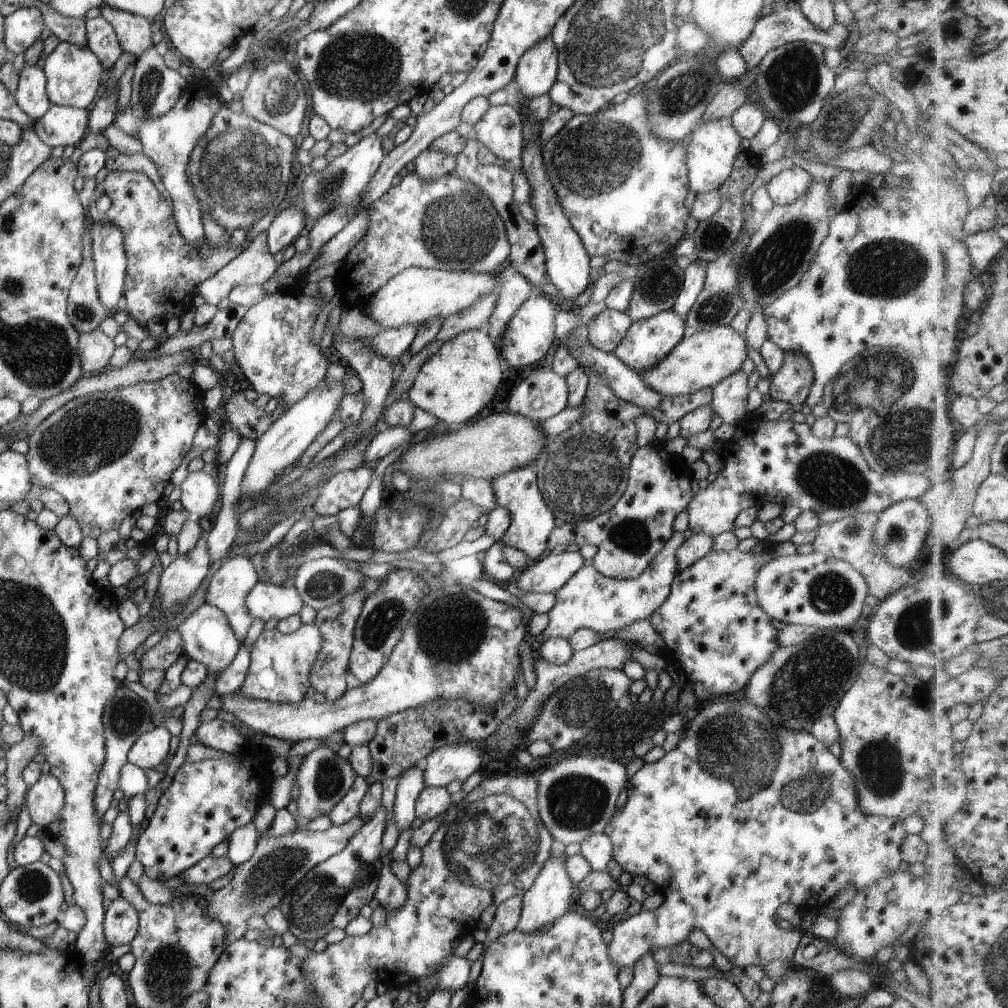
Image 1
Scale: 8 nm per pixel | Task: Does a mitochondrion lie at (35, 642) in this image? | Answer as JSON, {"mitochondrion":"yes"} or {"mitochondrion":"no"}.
{"mitochondrion":"yes"}

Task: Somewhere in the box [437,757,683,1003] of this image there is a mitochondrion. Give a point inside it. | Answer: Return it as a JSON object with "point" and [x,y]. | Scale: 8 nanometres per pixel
{"point":[574,803]}

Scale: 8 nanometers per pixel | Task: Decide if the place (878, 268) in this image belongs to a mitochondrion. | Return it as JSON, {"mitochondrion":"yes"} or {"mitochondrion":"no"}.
{"mitochondrion":"yes"}

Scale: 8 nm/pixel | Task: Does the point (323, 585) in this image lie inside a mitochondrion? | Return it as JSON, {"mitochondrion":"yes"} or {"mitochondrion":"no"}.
{"mitochondrion":"yes"}

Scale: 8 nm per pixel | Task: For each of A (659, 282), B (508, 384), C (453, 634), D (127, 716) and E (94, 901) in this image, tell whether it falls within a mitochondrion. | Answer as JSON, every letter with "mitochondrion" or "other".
{"A":"mitochondrion","B":"other","C":"mitochondrion","D":"mitochondrion","E":"other"}

